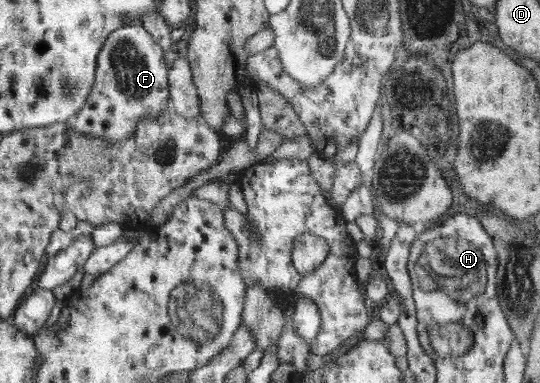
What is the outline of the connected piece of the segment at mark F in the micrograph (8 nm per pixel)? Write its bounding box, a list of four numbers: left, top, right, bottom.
[70,20,172,141]

